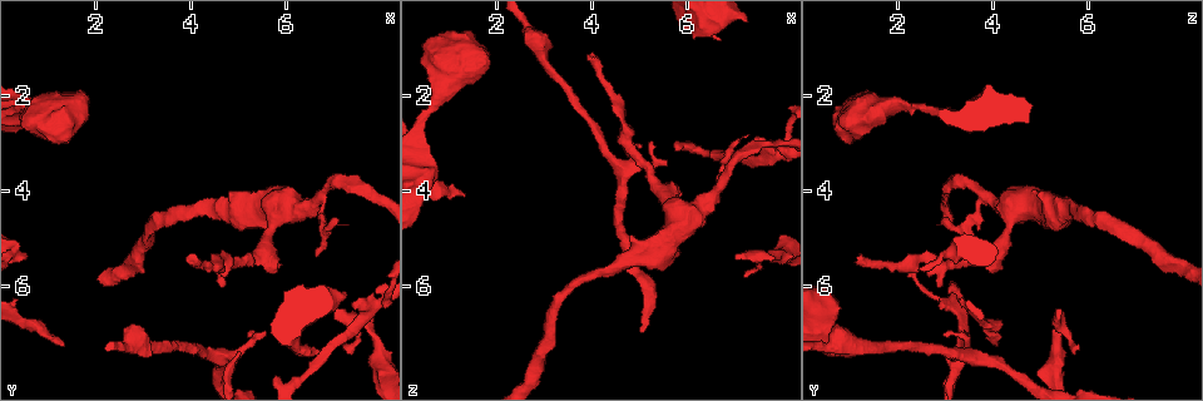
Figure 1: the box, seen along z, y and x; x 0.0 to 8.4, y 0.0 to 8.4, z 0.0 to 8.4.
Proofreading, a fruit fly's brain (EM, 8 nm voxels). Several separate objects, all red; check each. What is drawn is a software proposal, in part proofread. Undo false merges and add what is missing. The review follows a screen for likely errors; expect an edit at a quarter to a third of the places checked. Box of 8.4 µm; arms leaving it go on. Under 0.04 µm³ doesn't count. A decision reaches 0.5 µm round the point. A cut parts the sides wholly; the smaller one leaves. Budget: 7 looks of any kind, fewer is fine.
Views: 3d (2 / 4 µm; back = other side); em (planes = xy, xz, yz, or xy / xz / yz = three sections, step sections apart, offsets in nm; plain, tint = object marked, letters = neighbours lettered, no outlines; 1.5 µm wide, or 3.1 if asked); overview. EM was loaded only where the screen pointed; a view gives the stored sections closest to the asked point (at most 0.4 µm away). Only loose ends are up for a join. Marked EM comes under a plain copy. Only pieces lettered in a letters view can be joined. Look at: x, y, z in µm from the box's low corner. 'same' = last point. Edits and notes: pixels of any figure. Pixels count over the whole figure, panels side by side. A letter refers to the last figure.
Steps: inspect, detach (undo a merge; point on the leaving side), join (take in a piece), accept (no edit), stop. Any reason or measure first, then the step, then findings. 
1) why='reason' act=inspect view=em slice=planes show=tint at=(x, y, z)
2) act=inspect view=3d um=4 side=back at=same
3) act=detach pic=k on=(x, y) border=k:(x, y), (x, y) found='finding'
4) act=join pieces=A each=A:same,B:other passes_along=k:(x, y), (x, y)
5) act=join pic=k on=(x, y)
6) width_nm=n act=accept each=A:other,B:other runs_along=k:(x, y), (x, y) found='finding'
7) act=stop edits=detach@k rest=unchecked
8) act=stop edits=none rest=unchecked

why='free end' act=inspect view=em slice=xz step=4 show=tint at=(7.05, 6.55, 5.40)

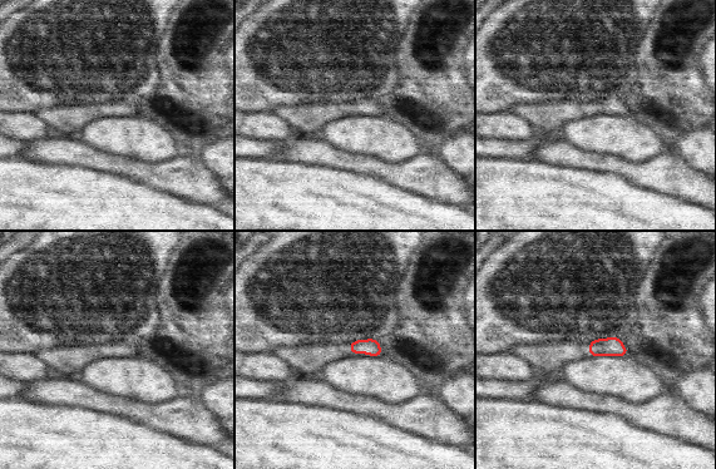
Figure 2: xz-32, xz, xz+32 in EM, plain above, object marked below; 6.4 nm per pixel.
why='another direction' act=inspect view=em slice=yz step=8 show=tint at=same

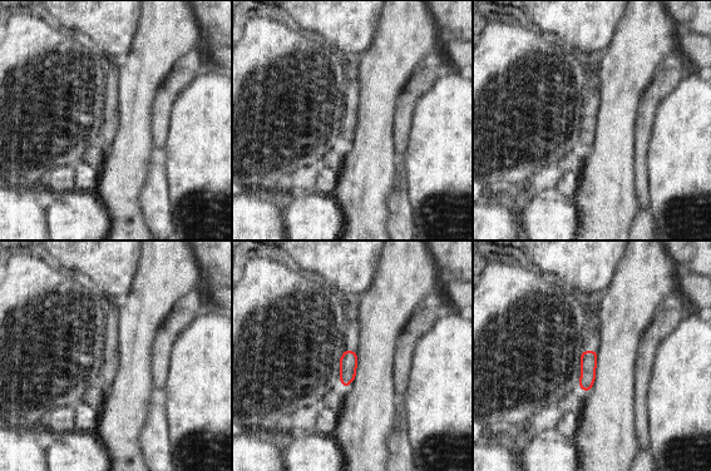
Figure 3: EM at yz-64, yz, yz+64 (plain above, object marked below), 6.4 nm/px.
act=inspect view=em slice=yz step=8 show=letters at=same

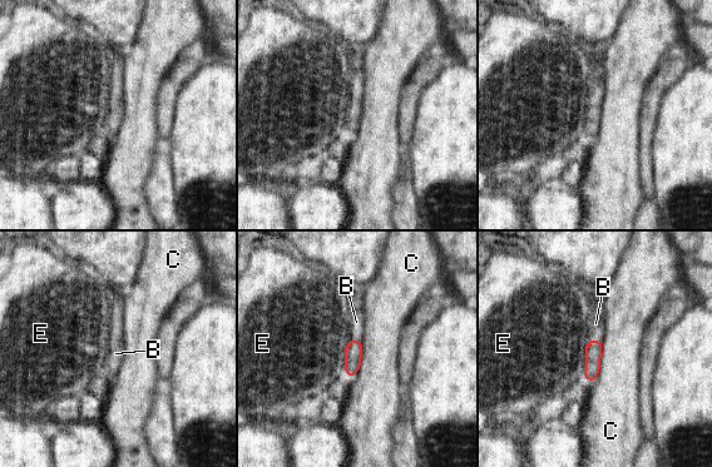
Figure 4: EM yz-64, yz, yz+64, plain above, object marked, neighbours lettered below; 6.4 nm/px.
act=join pieces=B each=B:same,C:other,E:other passes_along=4:(593, 348), (596, 341), (596, 323) found='it goes on there'

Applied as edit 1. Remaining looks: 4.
act=inspect view=3d um=4 at=(0.80, 2.20, 2.10)

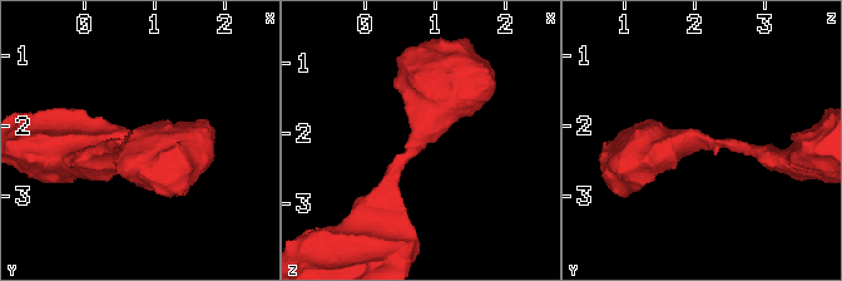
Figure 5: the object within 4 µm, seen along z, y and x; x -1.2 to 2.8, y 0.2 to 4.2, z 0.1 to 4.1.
arm_widths_nm=170,650 act=inspect view=em slice=xz step=4 show=tint at=(0.75, 2.15, 2.10)

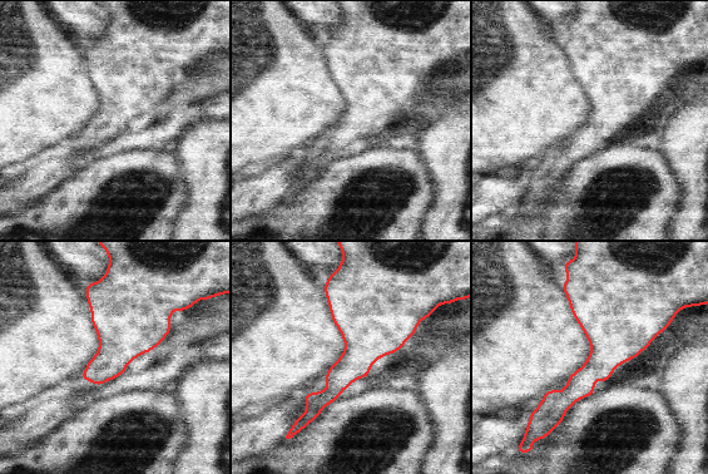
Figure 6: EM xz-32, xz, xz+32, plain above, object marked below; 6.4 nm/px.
why='another direction' act=inspect view=em slice=planes show=letters at=same

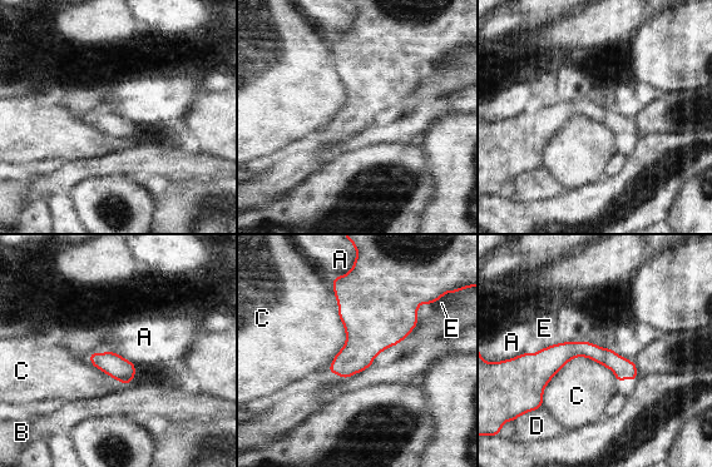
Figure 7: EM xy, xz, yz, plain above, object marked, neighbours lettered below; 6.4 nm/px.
act=accept each=A:other,B:other,C:other,D:other,E:other border=7:(616, 373), (573, 357), (542, 406) found='one neuron here'

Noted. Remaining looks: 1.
act=stop edits=join@4 rest=unchecked

